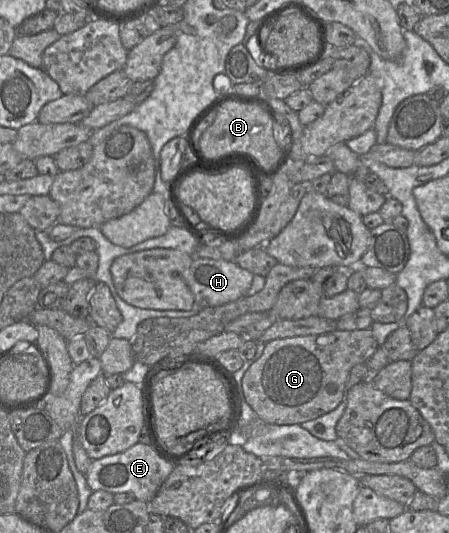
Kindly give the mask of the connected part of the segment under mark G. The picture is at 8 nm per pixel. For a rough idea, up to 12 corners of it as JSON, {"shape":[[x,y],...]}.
{"shape":[[371,329],[269,341],[241,391],[264,423],[302,424],[345,398]]}

